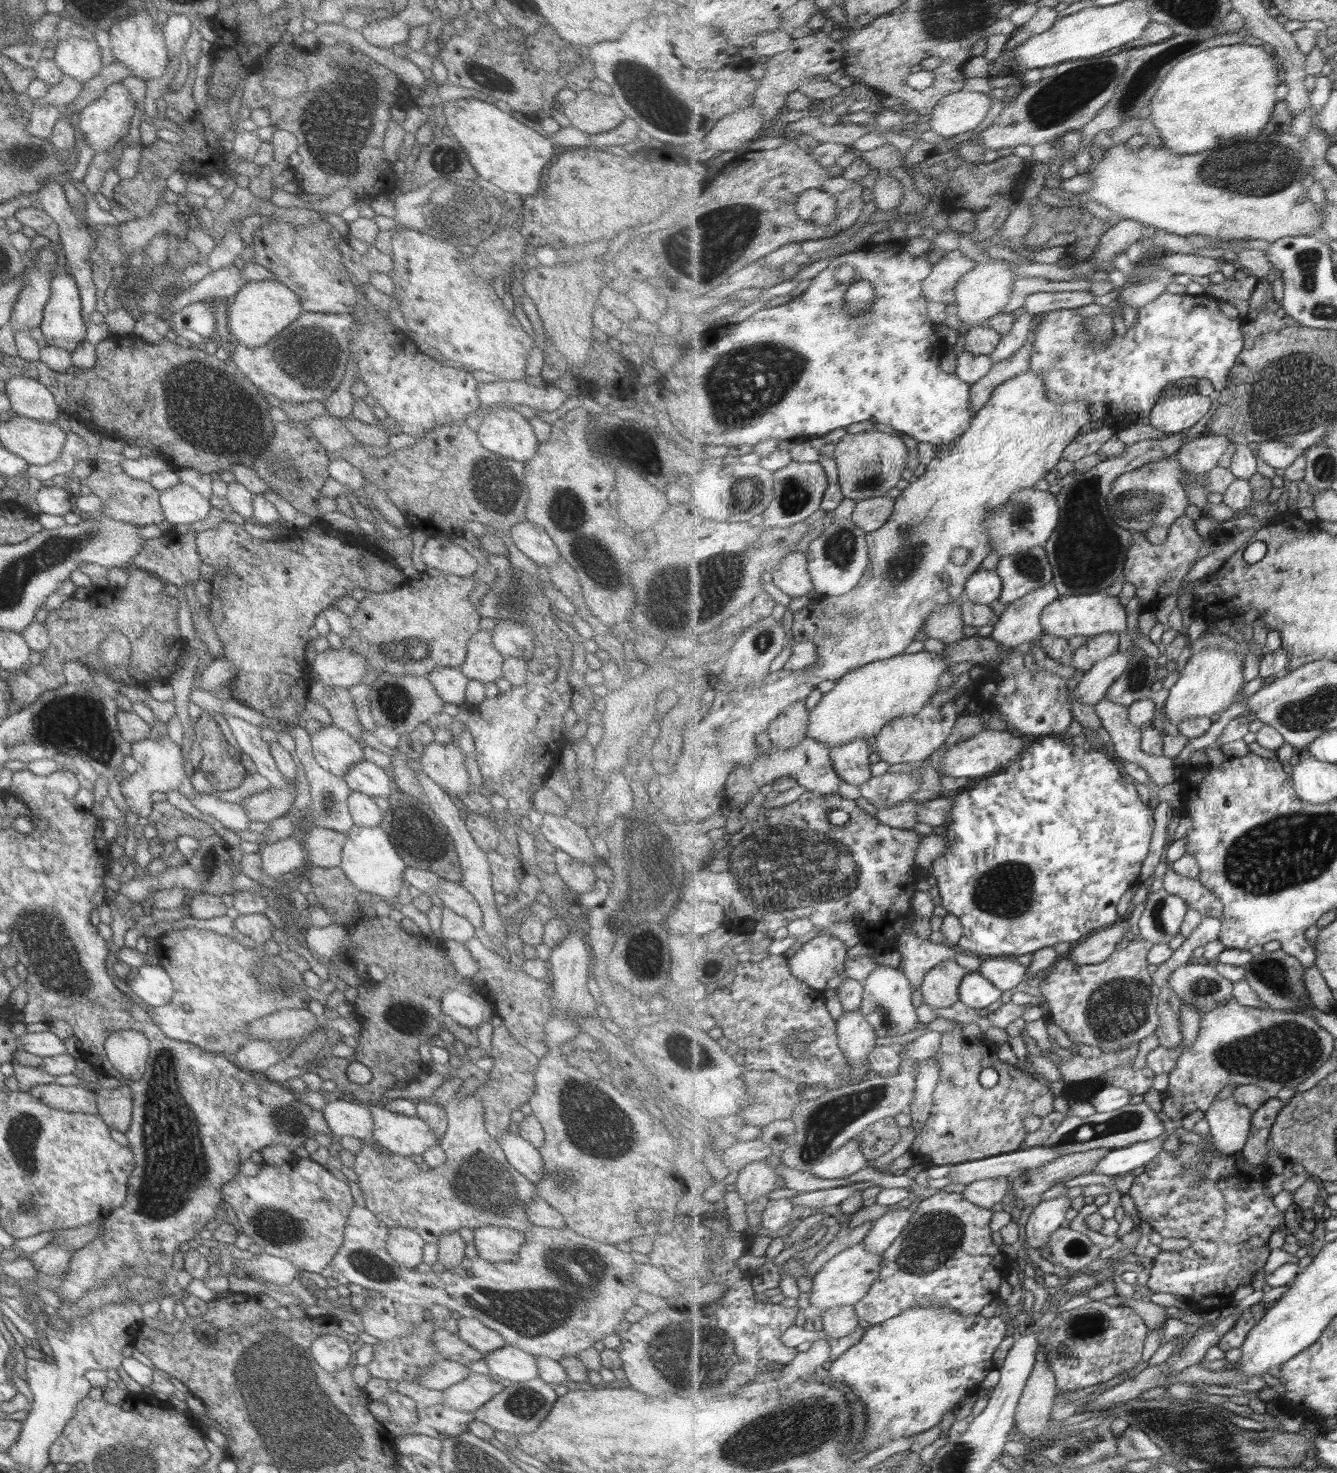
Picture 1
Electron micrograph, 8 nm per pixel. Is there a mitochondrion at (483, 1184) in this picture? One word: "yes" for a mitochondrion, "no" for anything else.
yes

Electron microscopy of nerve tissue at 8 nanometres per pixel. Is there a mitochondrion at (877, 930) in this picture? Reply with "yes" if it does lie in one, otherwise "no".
no

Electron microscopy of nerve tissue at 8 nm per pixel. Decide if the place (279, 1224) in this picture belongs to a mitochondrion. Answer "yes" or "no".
yes

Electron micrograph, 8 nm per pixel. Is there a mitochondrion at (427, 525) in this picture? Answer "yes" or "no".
no

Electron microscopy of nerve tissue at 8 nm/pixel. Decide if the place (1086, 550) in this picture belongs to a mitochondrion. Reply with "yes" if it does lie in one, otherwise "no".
yes

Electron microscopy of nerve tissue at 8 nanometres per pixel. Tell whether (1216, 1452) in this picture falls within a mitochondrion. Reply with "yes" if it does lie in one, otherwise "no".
yes

